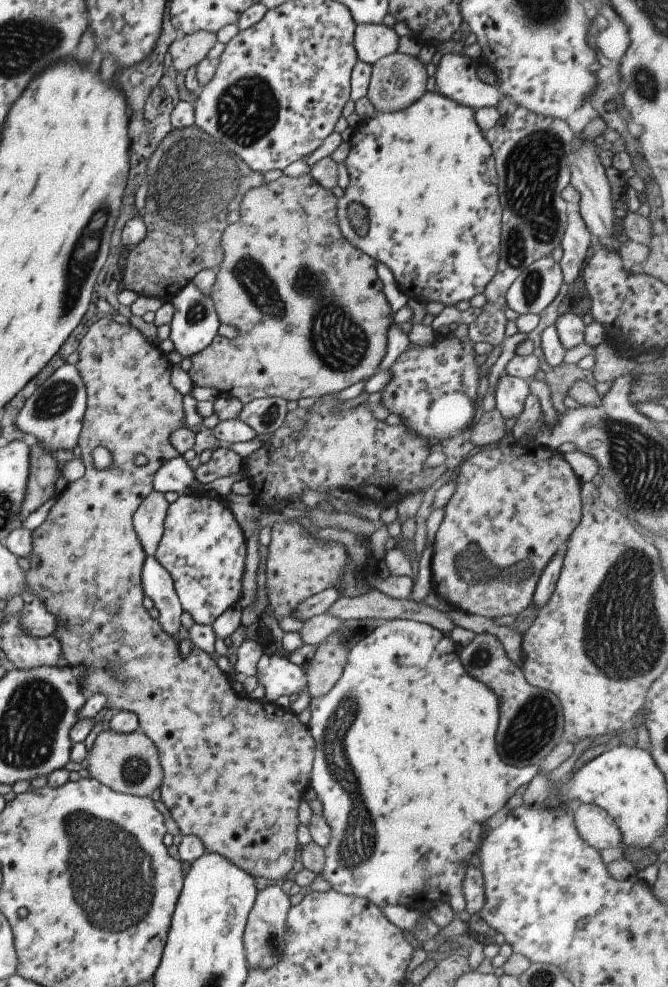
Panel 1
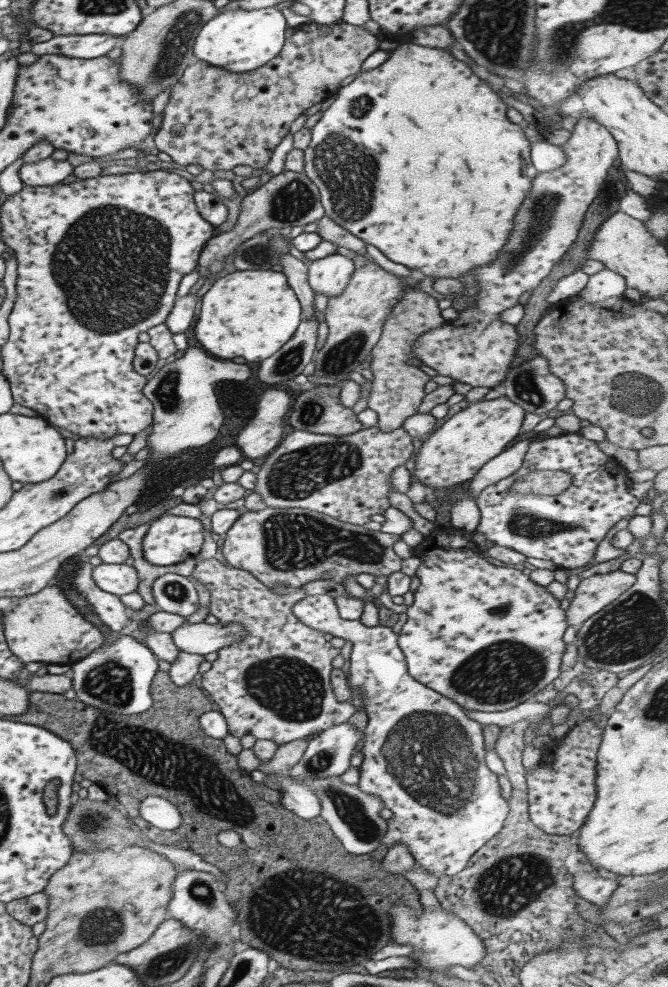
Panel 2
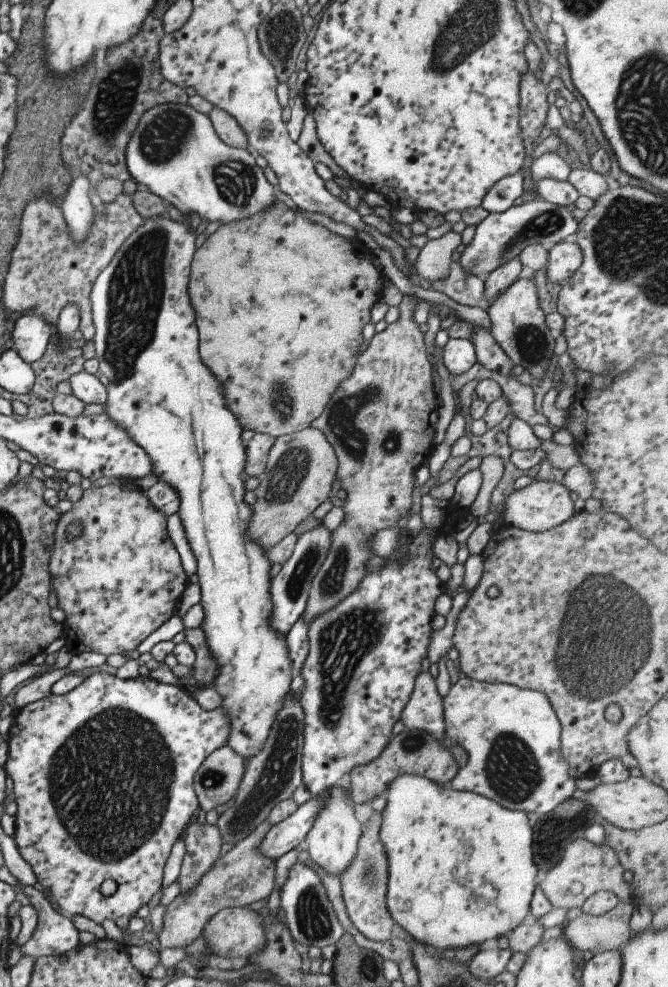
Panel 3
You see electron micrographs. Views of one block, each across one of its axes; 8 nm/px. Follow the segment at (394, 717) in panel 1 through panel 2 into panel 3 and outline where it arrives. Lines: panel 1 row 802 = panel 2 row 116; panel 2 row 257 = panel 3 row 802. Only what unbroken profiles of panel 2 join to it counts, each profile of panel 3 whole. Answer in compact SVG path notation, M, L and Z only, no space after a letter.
M403 774L397 776L389 782L387 790L383 793L385 796L385 808L381 812L381 826L379 827L379 842L385 846L385 858L387 858L387 882L385 904L389 918L395 925L395 931L399 932L405 938L408 937L413 942L419 944L429 944L433 946L431 949L440 951L446 949L447 946L455 946L458 949L464 949L469 944L477 944L478 947L484 947L493 944L497 938L507 936L516 926L519 926L523 920L529 917L529 905L533 892L538 886L534 882L537 868L533 864L533 854L531 854L531 826L529 820L523 812L509 812L505 808L501 808L497 802L483 798L479 794L473 792L457 792L451 790L448 784L440 785L423 778L423 776L415 776L412 774Z

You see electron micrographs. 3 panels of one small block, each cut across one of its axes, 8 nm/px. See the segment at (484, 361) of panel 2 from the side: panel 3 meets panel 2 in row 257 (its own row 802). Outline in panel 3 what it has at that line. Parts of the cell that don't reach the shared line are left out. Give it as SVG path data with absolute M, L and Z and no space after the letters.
M465 676L458 678L442 698L442 714L447 738L467 755L465 766L447 783L453 790L471 790L495 800L507 810L537 812L538 815L550 813L575 792L576 780L567 774L567 764L559 752L559 721L545 694L511 684L477 682Z

